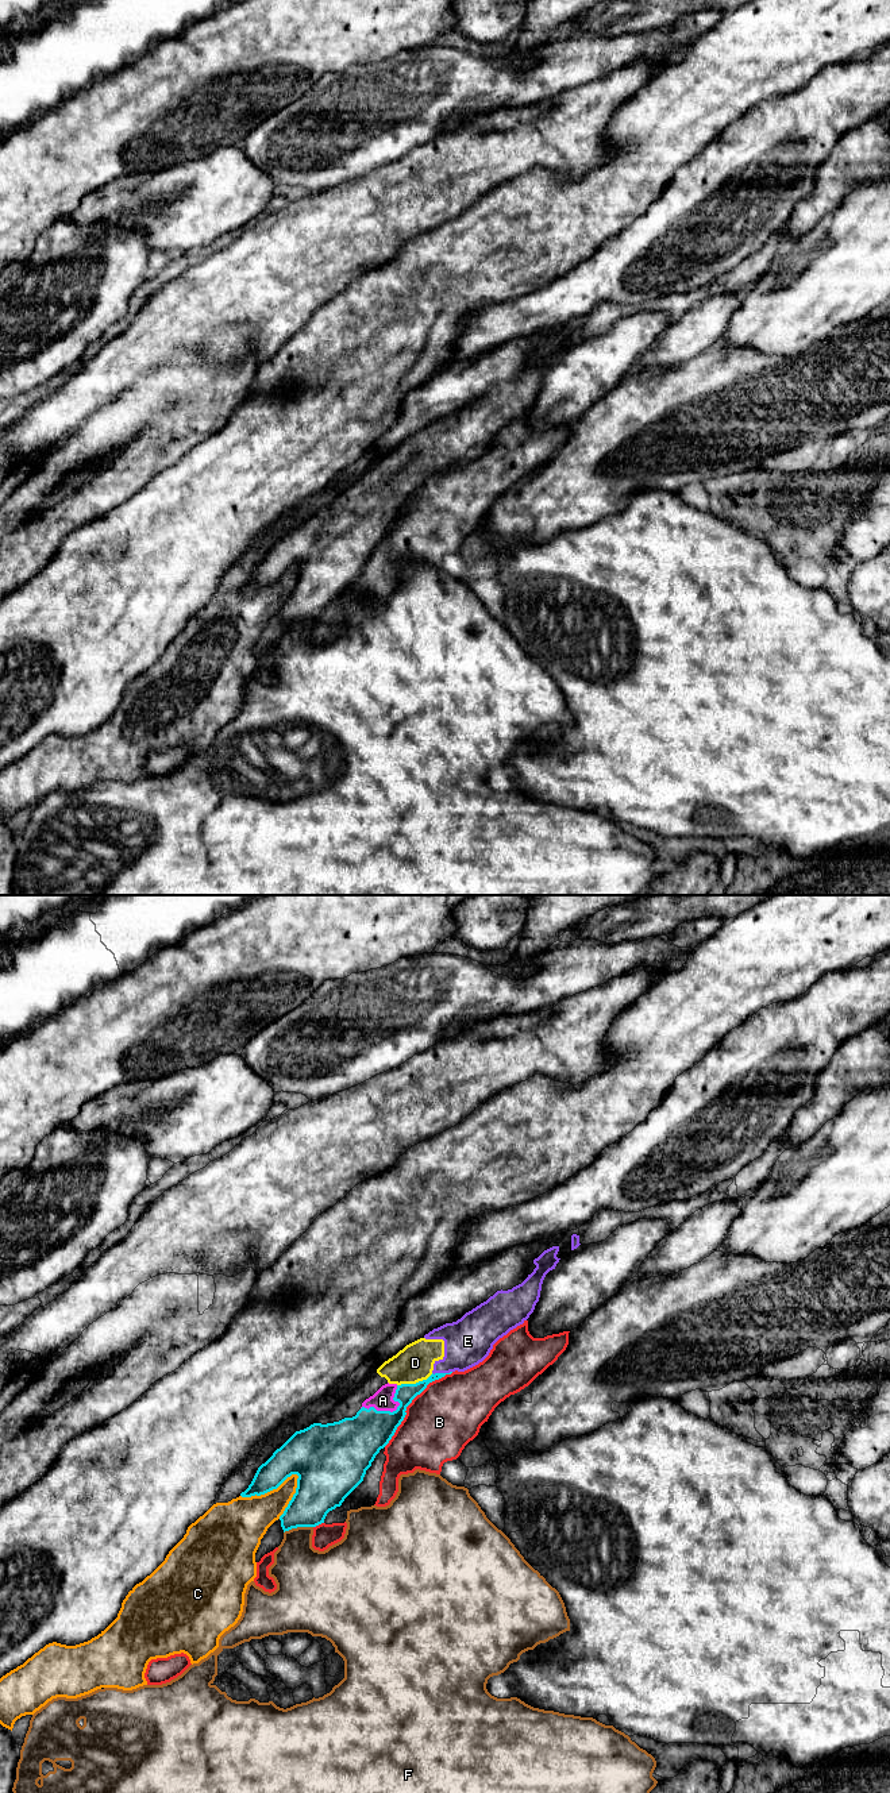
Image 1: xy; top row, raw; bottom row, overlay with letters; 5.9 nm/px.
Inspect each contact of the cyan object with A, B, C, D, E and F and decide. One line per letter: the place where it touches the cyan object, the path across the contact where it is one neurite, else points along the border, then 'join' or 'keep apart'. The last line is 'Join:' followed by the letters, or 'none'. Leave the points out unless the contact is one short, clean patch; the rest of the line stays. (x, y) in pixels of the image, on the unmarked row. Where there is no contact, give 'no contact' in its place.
A: meets cyan in xy at (389, 504); join
B: meets cyan in xy at (411, 494); keep apart
C: meets cyan in xy at (269, 583); keep apart
D: meets cyan in xy at (416, 475); join
E: meets cyan in xy at (442, 466); join
F: meets cyan in xy at (297, 619); keep apart
Join: A, D, E

